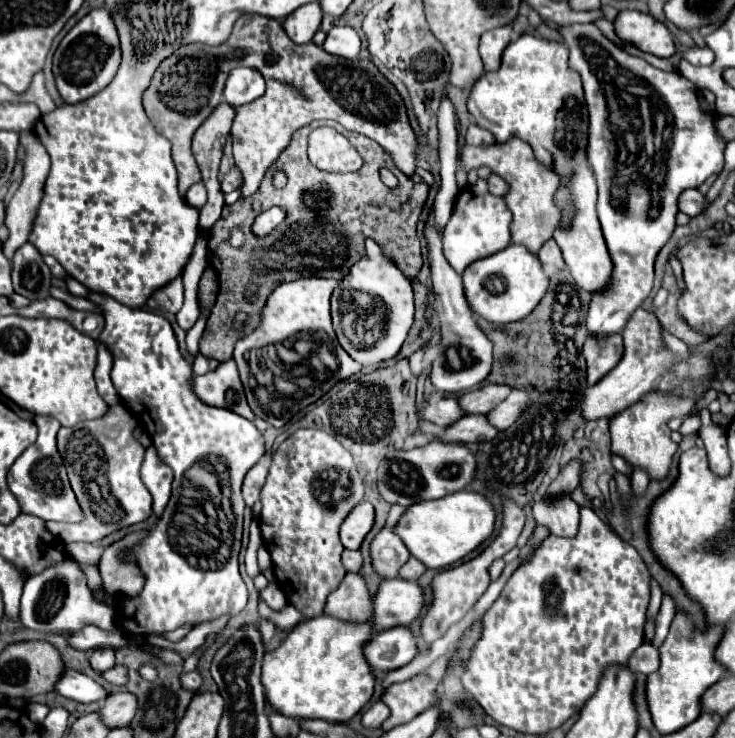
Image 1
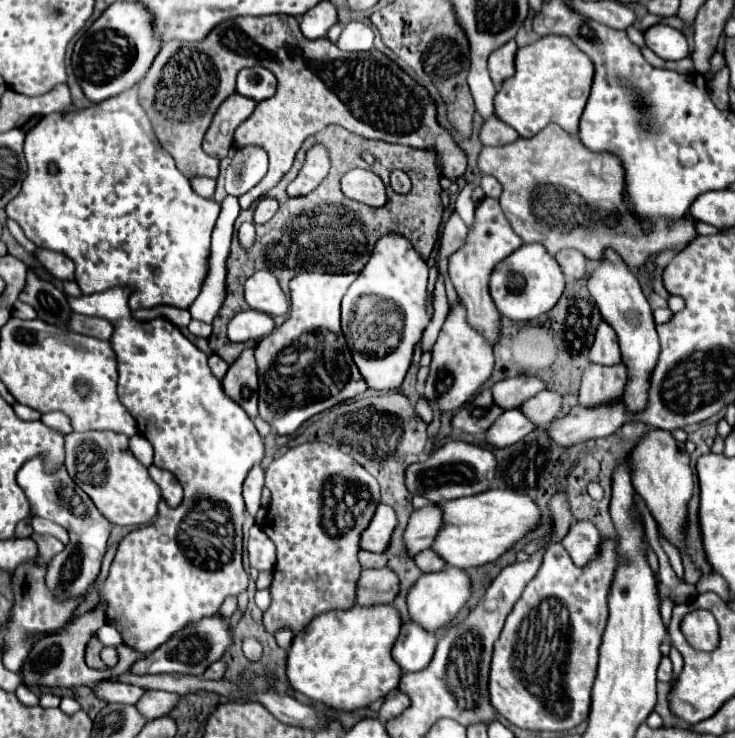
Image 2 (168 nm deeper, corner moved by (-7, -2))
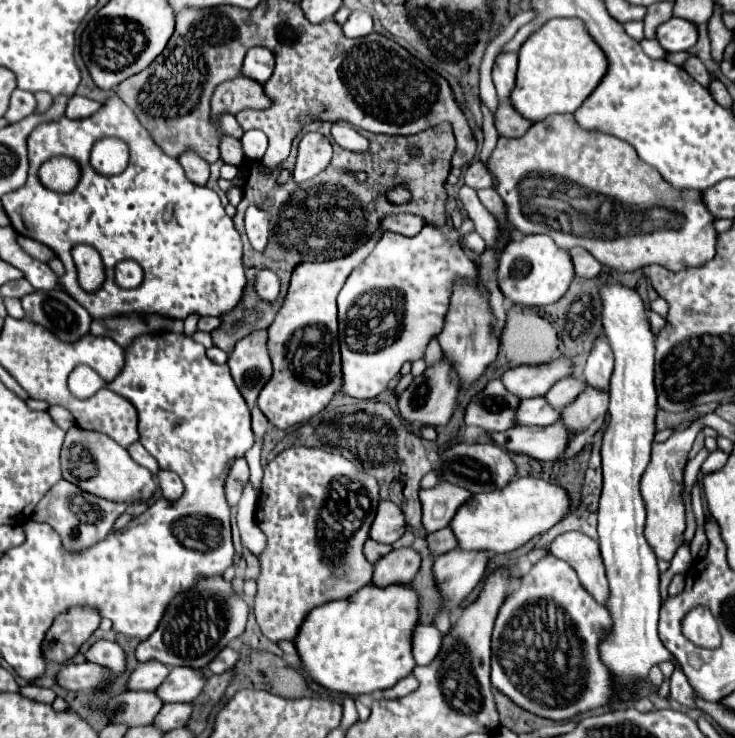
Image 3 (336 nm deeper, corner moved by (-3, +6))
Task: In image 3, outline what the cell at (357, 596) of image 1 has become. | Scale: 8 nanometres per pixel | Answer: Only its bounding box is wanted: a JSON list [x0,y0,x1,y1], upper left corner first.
[372,548,420,586]

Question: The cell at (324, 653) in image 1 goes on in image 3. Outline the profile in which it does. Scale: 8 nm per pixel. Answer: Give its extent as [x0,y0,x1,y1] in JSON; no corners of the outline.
[296,584,418,696]

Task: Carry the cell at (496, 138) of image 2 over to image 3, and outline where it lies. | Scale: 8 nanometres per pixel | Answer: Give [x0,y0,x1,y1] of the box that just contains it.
[496,102,534,138]

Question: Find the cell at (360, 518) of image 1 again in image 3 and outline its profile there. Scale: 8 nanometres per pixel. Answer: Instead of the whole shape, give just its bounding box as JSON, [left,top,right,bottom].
[370,500,406,544]

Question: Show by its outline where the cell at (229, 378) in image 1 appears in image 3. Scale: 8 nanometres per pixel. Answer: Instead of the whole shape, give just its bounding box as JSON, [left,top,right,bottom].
[228,330,272,408]

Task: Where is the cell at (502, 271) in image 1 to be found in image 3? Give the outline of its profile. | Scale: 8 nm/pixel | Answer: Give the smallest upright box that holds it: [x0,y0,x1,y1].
[498,234,574,306]

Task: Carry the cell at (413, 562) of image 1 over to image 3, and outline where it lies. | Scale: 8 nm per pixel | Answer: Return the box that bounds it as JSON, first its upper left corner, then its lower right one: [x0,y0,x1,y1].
[426,526,458,554]

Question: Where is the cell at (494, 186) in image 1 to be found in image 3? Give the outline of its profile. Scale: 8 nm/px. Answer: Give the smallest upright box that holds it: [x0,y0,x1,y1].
[464,160,492,190]

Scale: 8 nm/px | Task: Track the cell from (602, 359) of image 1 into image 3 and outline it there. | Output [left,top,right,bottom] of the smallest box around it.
[558,388,608,460]

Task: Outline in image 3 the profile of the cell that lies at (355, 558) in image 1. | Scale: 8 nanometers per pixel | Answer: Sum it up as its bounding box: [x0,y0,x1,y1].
[364,540,392,564]

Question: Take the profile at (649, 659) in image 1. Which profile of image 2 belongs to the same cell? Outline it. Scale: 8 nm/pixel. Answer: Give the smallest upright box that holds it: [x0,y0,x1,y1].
[658,656,672,682]

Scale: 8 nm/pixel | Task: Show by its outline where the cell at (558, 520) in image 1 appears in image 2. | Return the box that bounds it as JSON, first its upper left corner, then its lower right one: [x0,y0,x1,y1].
[562,520,600,566]

